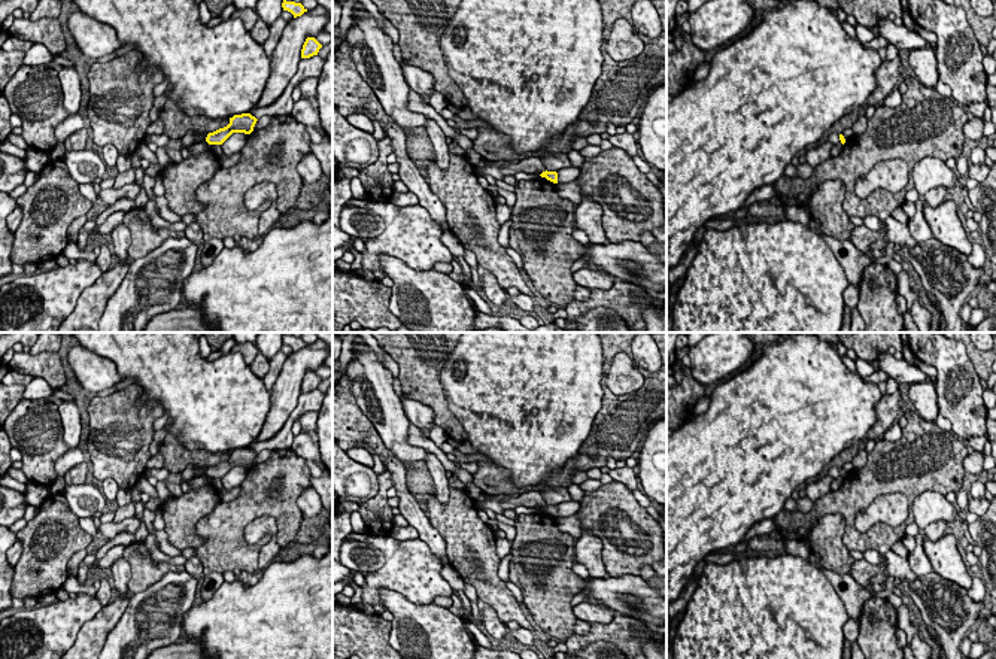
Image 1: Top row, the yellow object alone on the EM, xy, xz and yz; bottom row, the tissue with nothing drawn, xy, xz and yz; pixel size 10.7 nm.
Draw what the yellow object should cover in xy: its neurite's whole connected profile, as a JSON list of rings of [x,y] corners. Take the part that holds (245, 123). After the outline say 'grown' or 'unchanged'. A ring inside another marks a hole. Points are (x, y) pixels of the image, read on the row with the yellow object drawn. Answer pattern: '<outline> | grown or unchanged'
[[[250,113],[234,115],[230,118],[230,124],[213,133],[209,133],[206,142],[209,145],[222,145],[233,133],[250,134],[256,124],[256,118]]] | unchanged

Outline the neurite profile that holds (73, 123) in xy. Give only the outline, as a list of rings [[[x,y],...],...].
[[[81,109],[78,113],[69,115],[64,121],[61,121],[55,127],[57,143],[64,142],[70,134],[83,128],[85,127],[83,116],[85,116],[85,112]]]

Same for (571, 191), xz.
[[[577,180],[568,183],[556,183],[556,192],[559,197],[573,201],[576,206],[581,201],[581,188]]]

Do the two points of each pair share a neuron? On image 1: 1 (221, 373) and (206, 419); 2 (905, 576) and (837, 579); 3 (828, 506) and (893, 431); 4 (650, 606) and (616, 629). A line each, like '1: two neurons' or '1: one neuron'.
1: one neuron
2: two neurons
3: two neurons
4: two neurons

